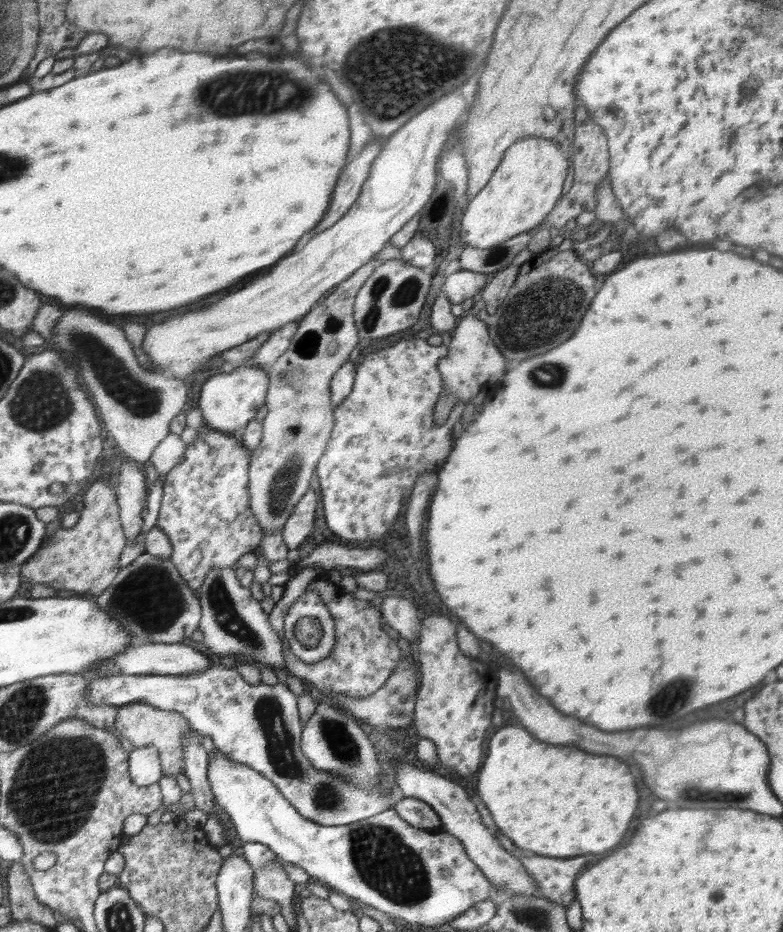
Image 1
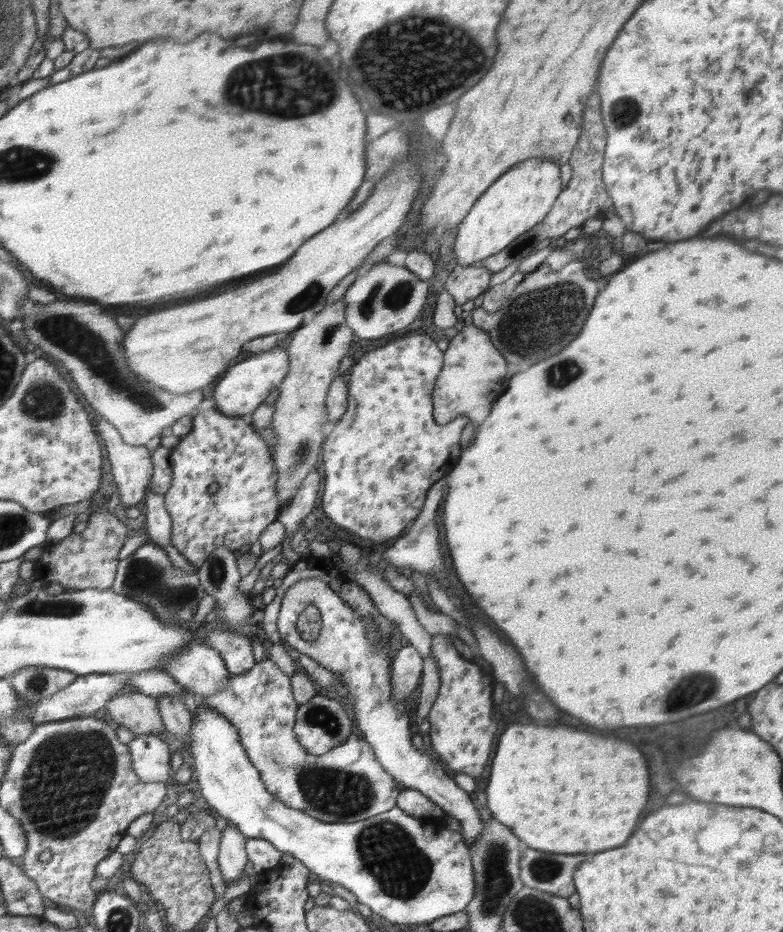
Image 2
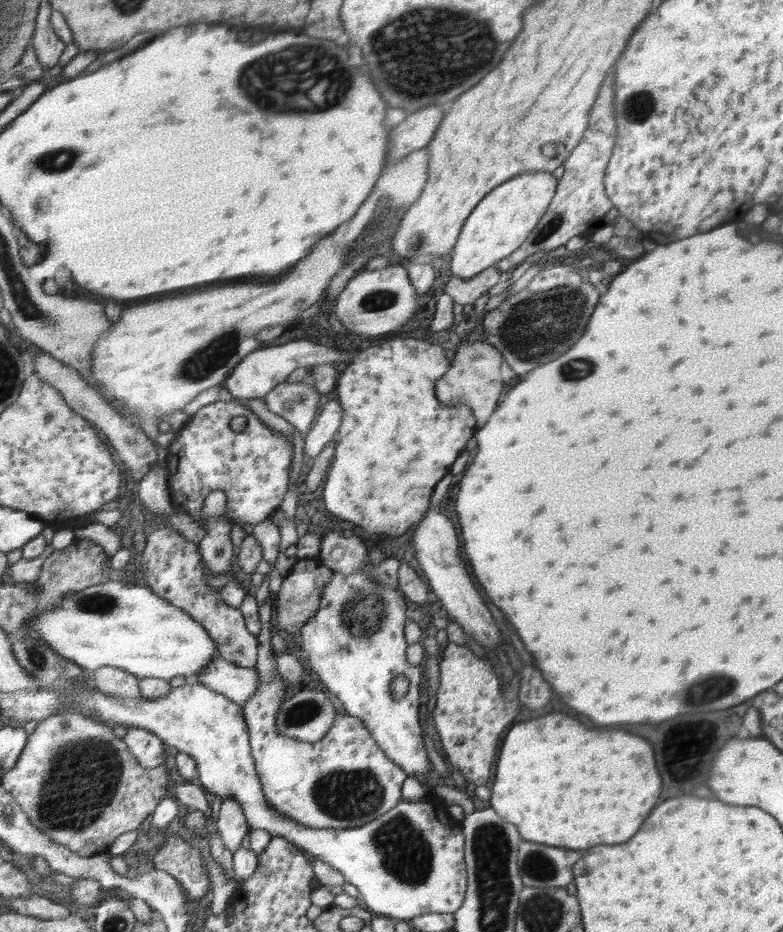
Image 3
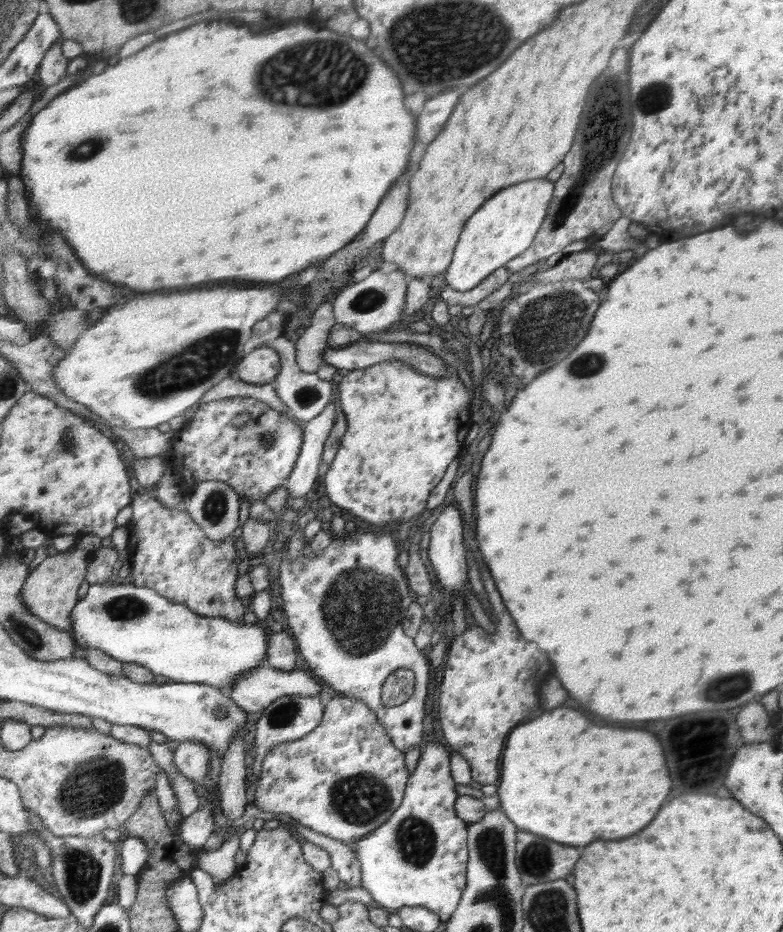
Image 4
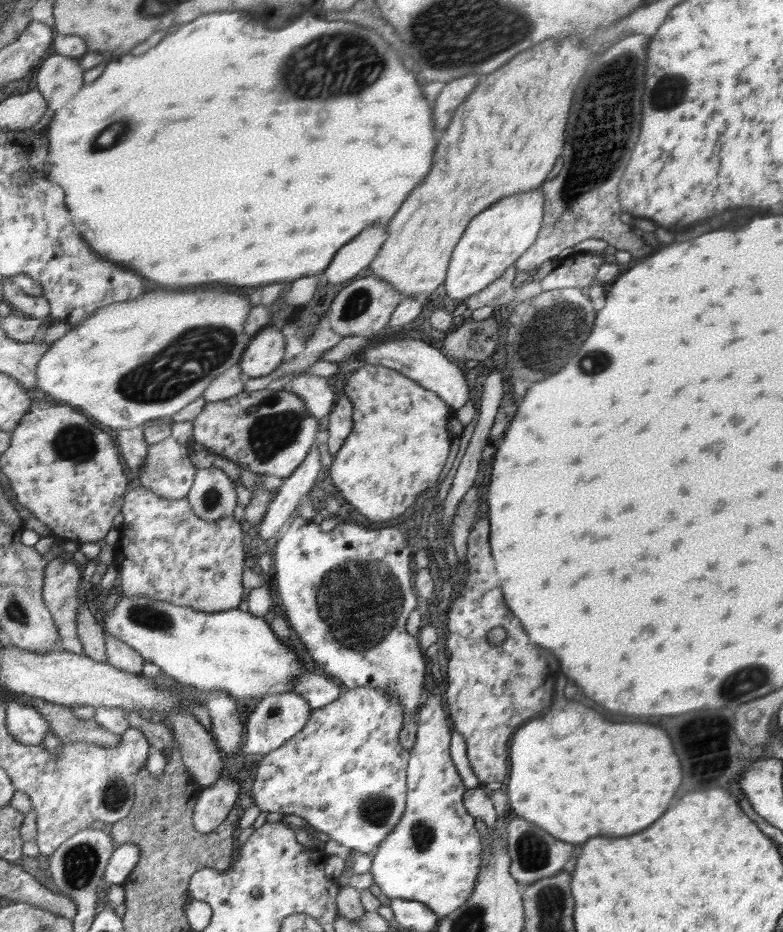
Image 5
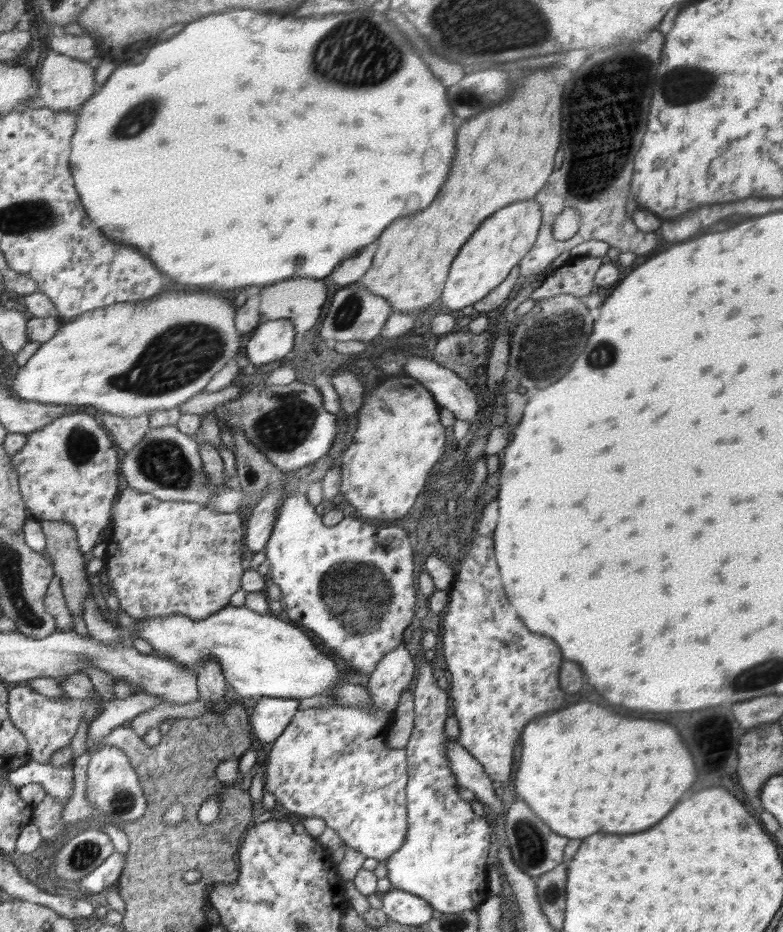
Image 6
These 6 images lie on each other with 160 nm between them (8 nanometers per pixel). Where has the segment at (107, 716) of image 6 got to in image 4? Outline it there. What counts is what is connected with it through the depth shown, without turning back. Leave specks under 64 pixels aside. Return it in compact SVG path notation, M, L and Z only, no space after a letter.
M197 740L178 742L173 762L180 773L193 782L201 781L209 772L210 752Z

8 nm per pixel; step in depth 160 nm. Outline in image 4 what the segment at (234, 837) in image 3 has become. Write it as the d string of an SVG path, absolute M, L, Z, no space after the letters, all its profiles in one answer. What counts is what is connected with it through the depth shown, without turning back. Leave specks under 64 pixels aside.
M244 727L236 731L236 736L223 754L221 759L221 771L218 789L220 790L220 806L223 816L230 822L238 820L243 815L246 800L246 762L244 761L245 751Z

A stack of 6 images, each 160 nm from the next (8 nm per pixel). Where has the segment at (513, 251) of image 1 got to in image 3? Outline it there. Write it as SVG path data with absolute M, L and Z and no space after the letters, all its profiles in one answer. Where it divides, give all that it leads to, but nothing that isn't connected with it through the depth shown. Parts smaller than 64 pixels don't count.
M612 66L608 76L599 86L600 92L598 92L598 98L590 110L588 126L583 132L582 140L578 146L564 161L564 176L560 180L558 193L551 202L550 208L538 221L534 231L530 232L528 238L512 252L511 256L496 262L495 267L498 270L517 269L520 262L533 258L536 256L536 252L552 254L554 248L566 244L572 236L578 236L578 234L582 236L582 232L586 232L590 228L598 228L598 226L608 224L604 222L604 218L610 212L614 213L612 218L609 218L610 224L615 222L617 212L612 208L612 203L610 203L604 187L606 167L612 154L612 148L614 148L614 142L616 142L616 126L614 126L614 110L612 110L614 74L616 74L616 68Z

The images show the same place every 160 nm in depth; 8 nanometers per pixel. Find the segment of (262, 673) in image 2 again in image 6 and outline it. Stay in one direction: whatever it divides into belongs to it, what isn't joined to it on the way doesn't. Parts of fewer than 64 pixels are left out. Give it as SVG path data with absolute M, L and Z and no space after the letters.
M404 645L397 646L386 654L376 666L366 690L371 696L372 710L340 705L309 708L297 713L283 735L274 741L265 760L266 774L264 791L271 792L284 813L301 817L323 818L328 828L333 828L341 842L359 850L367 858L386 860L406 840L406 755L405 748L390 748L386 742L386 726L390 713L396 712L400 697L413 682L415 662Z

